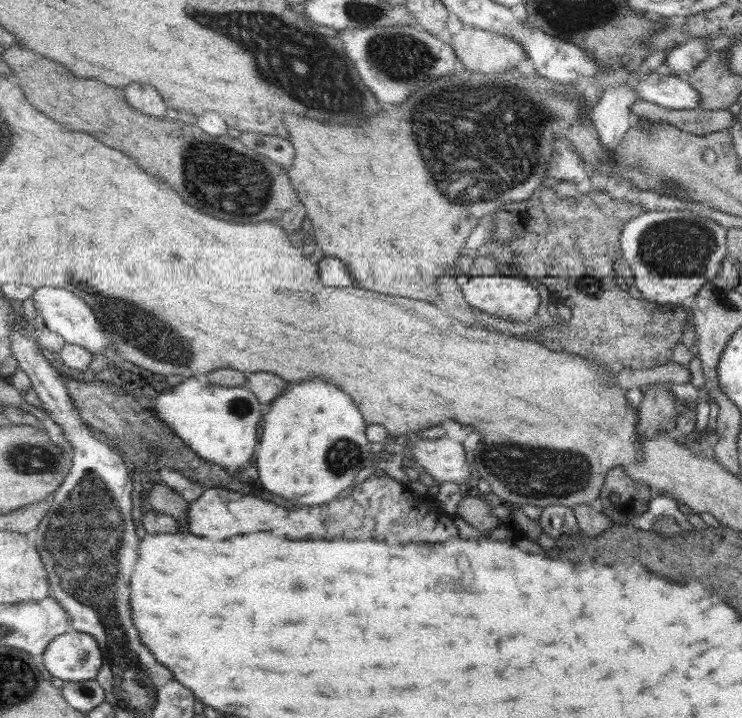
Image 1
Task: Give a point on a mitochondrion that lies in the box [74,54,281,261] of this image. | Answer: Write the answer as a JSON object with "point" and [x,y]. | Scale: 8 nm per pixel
{"point":[230,177]}

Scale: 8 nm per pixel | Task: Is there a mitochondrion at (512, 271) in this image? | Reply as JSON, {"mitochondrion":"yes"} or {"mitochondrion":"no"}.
{"mitochondrion":"no"}

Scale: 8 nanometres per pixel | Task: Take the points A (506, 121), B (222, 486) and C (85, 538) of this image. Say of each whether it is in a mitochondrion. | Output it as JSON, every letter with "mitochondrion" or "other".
{"A":"mitochondrion","B":"other","C":"mitochondrion"}

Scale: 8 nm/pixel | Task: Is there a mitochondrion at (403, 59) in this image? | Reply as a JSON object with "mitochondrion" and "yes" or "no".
{"mitochondrion":"yes"}

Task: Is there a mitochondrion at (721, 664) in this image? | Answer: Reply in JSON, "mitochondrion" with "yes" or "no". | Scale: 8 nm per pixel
{"mitochondrion":"no"}

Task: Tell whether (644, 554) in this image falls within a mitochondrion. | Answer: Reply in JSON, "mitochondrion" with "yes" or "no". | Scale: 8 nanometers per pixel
{"mitochondrion":"yes"}

